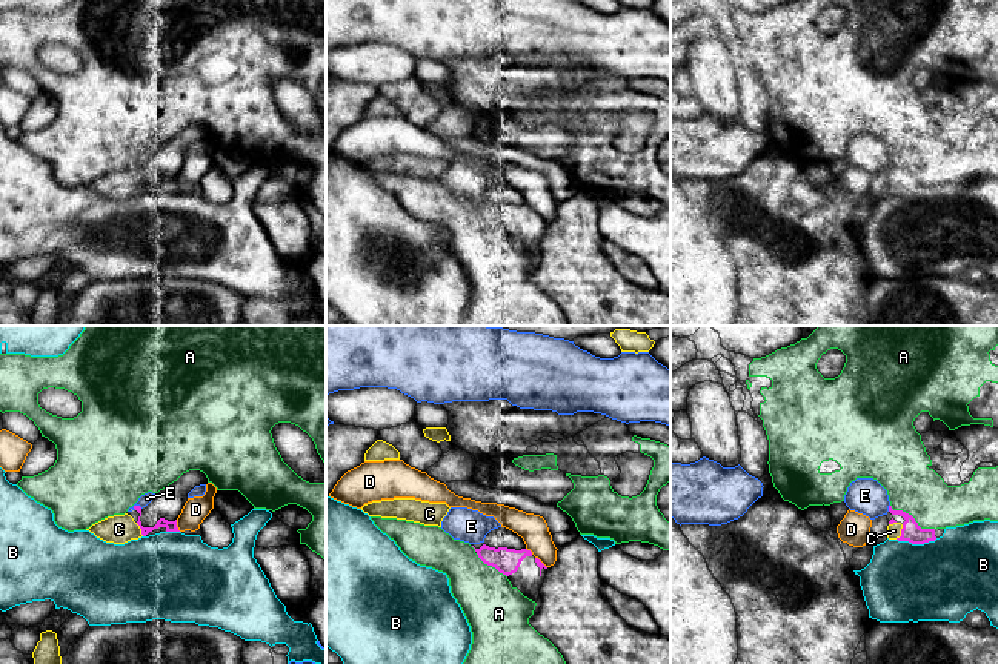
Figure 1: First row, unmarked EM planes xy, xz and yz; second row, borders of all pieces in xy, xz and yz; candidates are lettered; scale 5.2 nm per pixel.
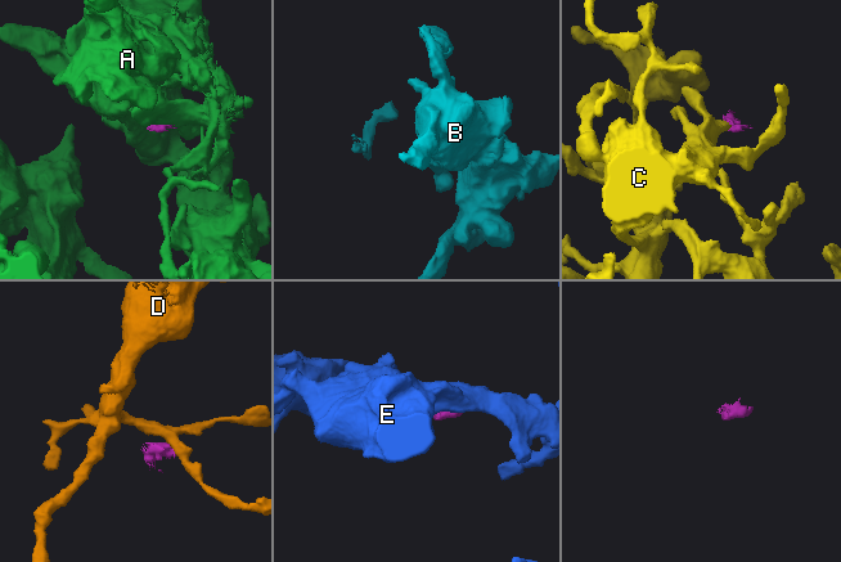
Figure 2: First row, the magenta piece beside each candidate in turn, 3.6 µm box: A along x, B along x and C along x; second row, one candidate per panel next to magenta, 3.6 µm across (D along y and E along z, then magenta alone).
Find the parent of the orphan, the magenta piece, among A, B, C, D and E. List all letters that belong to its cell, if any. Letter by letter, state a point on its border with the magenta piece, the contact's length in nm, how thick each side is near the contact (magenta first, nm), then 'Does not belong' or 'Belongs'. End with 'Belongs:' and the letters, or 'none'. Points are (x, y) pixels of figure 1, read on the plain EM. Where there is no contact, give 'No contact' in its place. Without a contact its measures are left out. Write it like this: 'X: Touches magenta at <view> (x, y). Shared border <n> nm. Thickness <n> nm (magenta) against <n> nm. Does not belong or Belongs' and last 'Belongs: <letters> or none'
A: Touches magenta at yz (914, 174). Shared border 280 nm. Thickness 100 nm (magenta) against 260 nm. Does not belong
B: Touches magenta at yz (917, 199). Shared border 220 nm. Thickness 100 nm (magenta) against 420 nm. Does not belong
C: Touches magenta at yz (901, 188). Shared border 90 nm. Thickness 100 nm (magenta) against 80 nm. Belongs
D: Touches magenta at xy (176, 182). Shared border 70 nm. Thickness 60 nm (magenta) against 130 nm. Does not belong
E: Touches magenta at xy (137, 162). Shared border 60 nm. Thickness 60 nm (magenta) against 60 nm. Does not belong
Belongs: C

